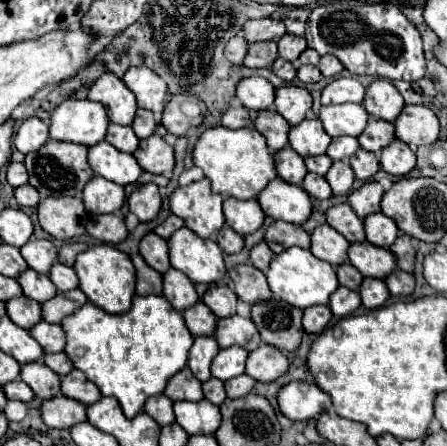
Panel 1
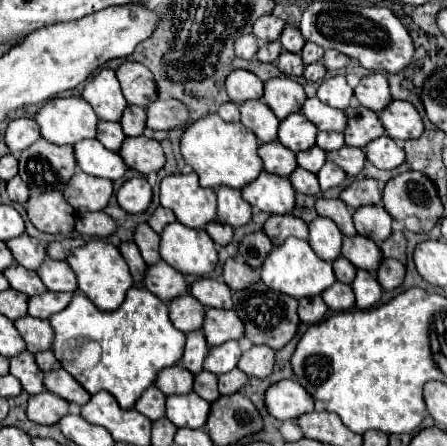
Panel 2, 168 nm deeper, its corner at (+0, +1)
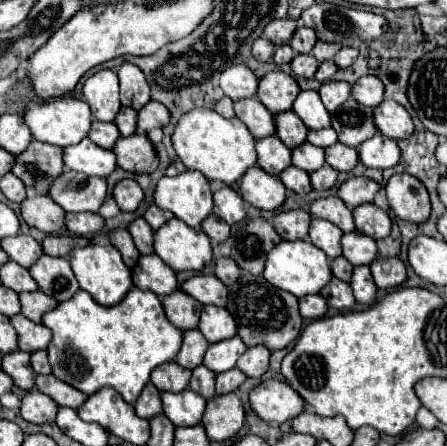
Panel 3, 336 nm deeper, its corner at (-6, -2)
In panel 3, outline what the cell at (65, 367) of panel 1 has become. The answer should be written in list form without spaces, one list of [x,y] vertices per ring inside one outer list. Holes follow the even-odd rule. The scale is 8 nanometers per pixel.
[[[35,351],[31,355],[31,367],[35,373],[41,373],[41,375],[47,375],[51,373],[51,365],[49,365],[49,359],[47,359],[47,351]]]

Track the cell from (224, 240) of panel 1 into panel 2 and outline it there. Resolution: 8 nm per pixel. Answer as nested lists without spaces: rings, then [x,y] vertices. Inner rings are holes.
[[[211,222],[205,226],[205,232],[211,236],[211,240],[219,246],[225,246],[231,242],[233,238],[233,228],[227,224],[219,224],[219,222]]]

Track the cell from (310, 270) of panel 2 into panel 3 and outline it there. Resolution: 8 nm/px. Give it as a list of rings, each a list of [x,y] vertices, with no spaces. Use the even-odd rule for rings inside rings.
[[[303,239],[303,241],[281,241],[267,255],[267,265],[265,265],[263,277],[271,285],[275,285],[275,287],[279,287],[279,289],[283,289],[299,299],[305,295],[319,293],[329,283],[329,279],[333,279],[333,273],[331,273],[329,257],[319,247],[315,247],[311,241]]]

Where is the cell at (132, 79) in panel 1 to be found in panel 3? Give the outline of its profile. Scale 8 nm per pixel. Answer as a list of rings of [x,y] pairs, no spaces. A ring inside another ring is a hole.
[[[123,63],[117,71],[119,83],[121,83],[121,103],[133,109],[141,109],[151,101],[151,87],[147,83],[147,77],[143,71],[139,71],[137,65]]]

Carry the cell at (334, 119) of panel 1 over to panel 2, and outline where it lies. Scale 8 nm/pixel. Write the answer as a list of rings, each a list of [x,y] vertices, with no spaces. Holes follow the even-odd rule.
[[[307,98],[301,106],[301,114],[325,132],[341,132],[341,128],[345,128],[345,114],[337,108],[321,104],[317,98]]]

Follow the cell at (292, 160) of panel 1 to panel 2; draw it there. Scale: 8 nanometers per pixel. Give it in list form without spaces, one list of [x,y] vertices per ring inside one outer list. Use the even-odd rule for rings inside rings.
[[[279,140],[261,144],[259,156],[263,160],[263,168],[277,176],[289,176],[289,172],[293,172],[293,168],[297,166],[295,154],[289,152]]]

